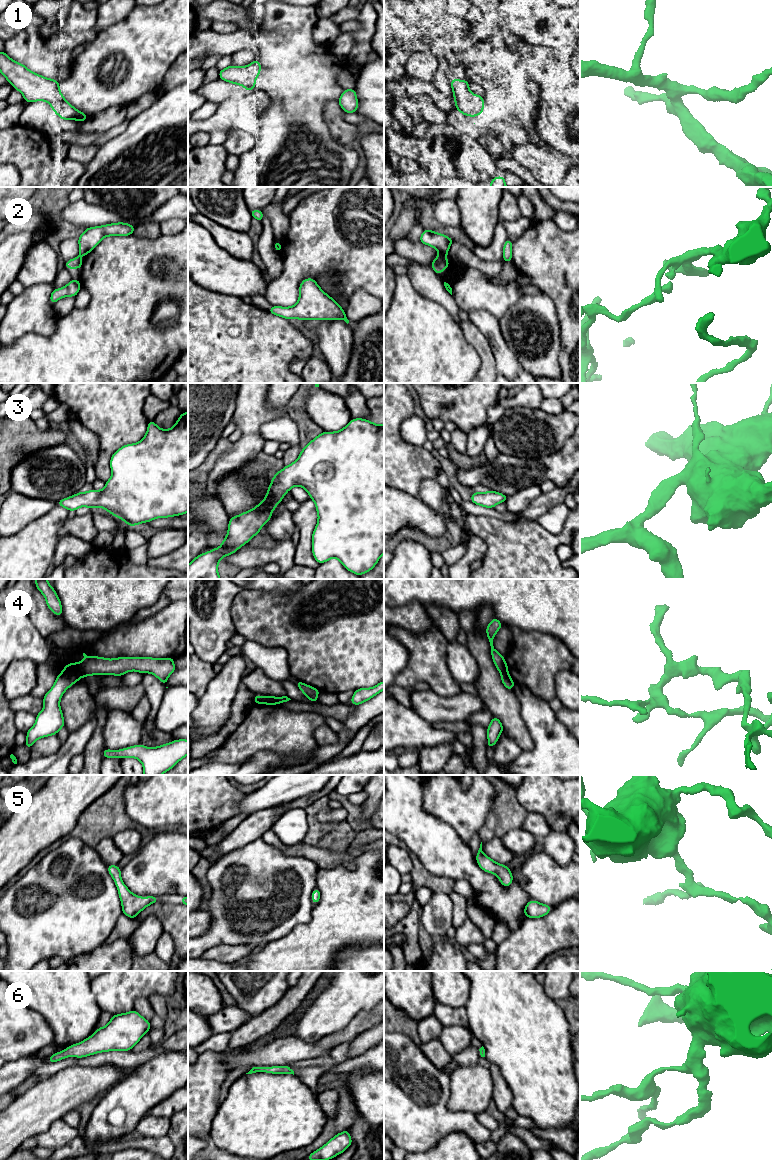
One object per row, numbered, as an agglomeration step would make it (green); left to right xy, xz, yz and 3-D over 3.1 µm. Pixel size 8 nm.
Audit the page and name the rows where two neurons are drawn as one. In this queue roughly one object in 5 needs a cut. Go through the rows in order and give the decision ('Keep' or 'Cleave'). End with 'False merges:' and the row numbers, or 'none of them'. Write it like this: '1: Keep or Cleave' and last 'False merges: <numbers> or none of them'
1: Keep
2: Cleave
3: Keep
4: Cleave
5: Keep
6: Keep
False merges: 2, 4

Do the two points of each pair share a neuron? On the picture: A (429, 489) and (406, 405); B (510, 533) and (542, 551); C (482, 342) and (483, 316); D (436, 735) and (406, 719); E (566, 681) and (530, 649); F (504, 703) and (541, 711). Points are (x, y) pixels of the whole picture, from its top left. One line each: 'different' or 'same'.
A: different
B: same
C: different
D: same
E: different
F: different

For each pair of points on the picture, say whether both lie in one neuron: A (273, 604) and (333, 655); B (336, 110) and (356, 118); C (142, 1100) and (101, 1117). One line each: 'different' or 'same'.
A: same
B: different
C: same

